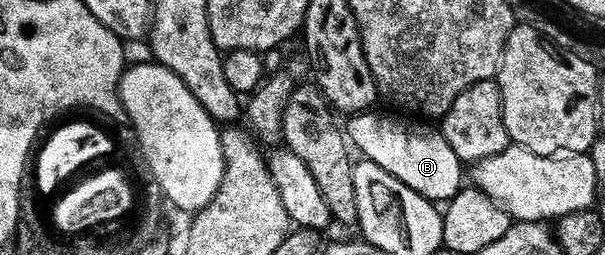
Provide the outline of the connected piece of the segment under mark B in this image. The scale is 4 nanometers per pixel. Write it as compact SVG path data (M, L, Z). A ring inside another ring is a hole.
M377 112L353 114L347 119L348 130L358 136L363 148L368 152L369 161L390 172L402 184L414 188L424 198L447 200L461 189L460 166L462 160L450 148L450 144L439 136L427 138L424 134L411 134L404 126L399 126L392 118L383 118Z

